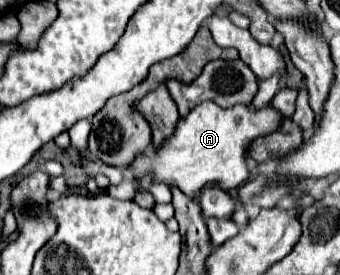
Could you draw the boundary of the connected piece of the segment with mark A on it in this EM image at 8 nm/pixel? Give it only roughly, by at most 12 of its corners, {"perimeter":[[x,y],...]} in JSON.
{"perimeter":[[199,103],[135,177],[195,197],[203,185],[237,189],[249,147],[273,133],[273,107]]}

